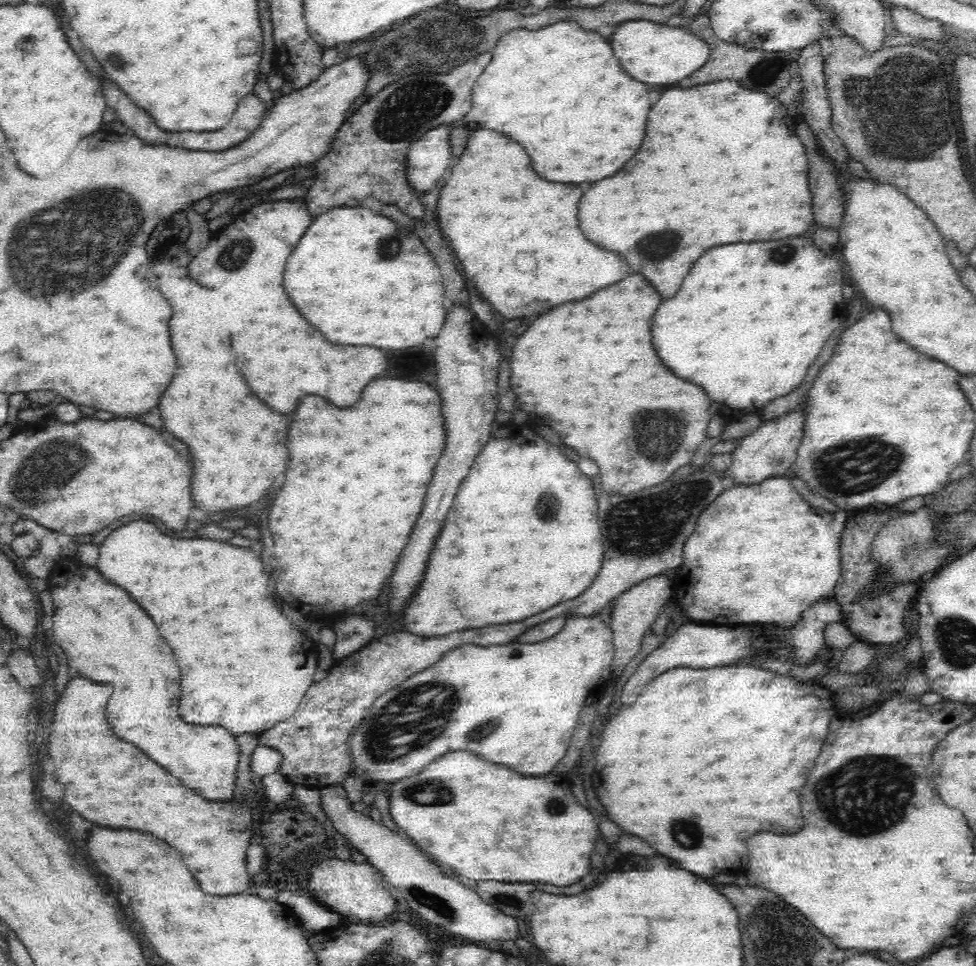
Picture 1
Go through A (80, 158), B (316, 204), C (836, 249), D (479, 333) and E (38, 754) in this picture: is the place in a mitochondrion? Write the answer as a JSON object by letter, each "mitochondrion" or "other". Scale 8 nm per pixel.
{"A":"other","B":"other","C":"other","D":"other","E":"other"}

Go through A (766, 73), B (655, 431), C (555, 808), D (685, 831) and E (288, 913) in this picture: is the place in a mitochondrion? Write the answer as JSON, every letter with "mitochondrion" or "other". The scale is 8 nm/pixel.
{"A":"mitochondrion","B":"mitochondrion","C":"mitochondrion","D":"mitochondrion","E":"other"}

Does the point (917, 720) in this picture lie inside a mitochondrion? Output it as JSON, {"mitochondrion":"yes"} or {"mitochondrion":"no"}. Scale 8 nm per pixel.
{"mitochondrion":"no"}

